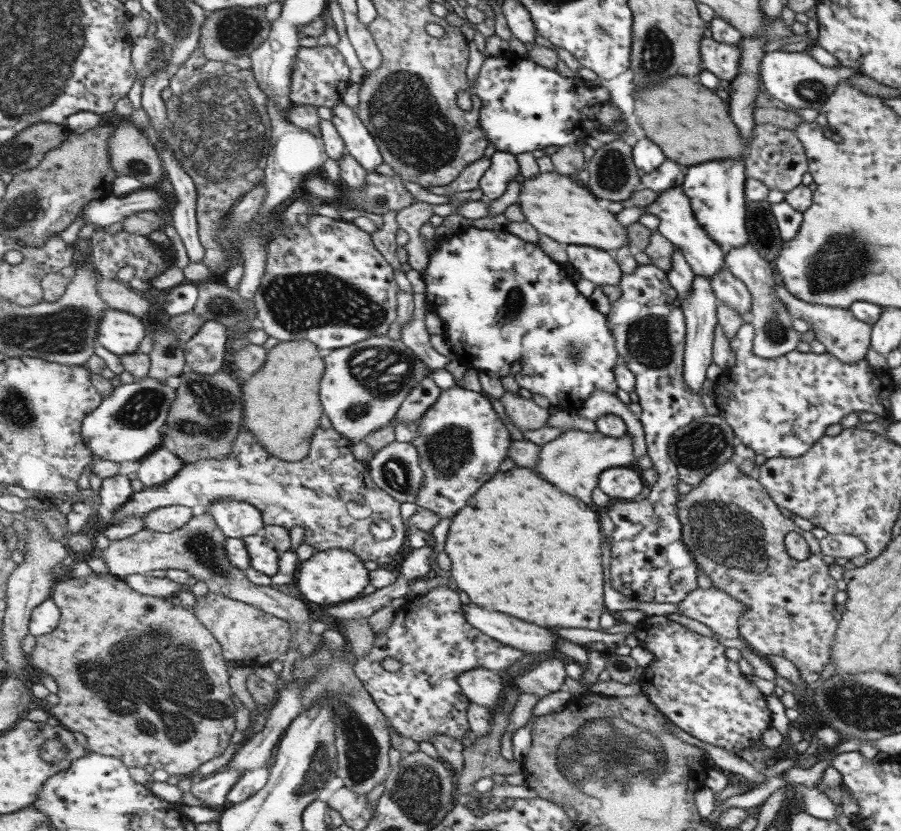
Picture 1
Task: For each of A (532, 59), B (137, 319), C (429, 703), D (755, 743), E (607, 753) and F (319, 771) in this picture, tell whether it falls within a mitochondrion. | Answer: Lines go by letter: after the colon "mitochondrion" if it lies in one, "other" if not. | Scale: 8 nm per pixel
A: other
B: other
C: other
D: other
E: mitochondrion
F: mitochondrion

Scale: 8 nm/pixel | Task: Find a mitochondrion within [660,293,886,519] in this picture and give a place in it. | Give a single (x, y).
(701, 446)

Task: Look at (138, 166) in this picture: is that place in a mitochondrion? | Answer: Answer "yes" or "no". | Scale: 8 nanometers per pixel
yes

